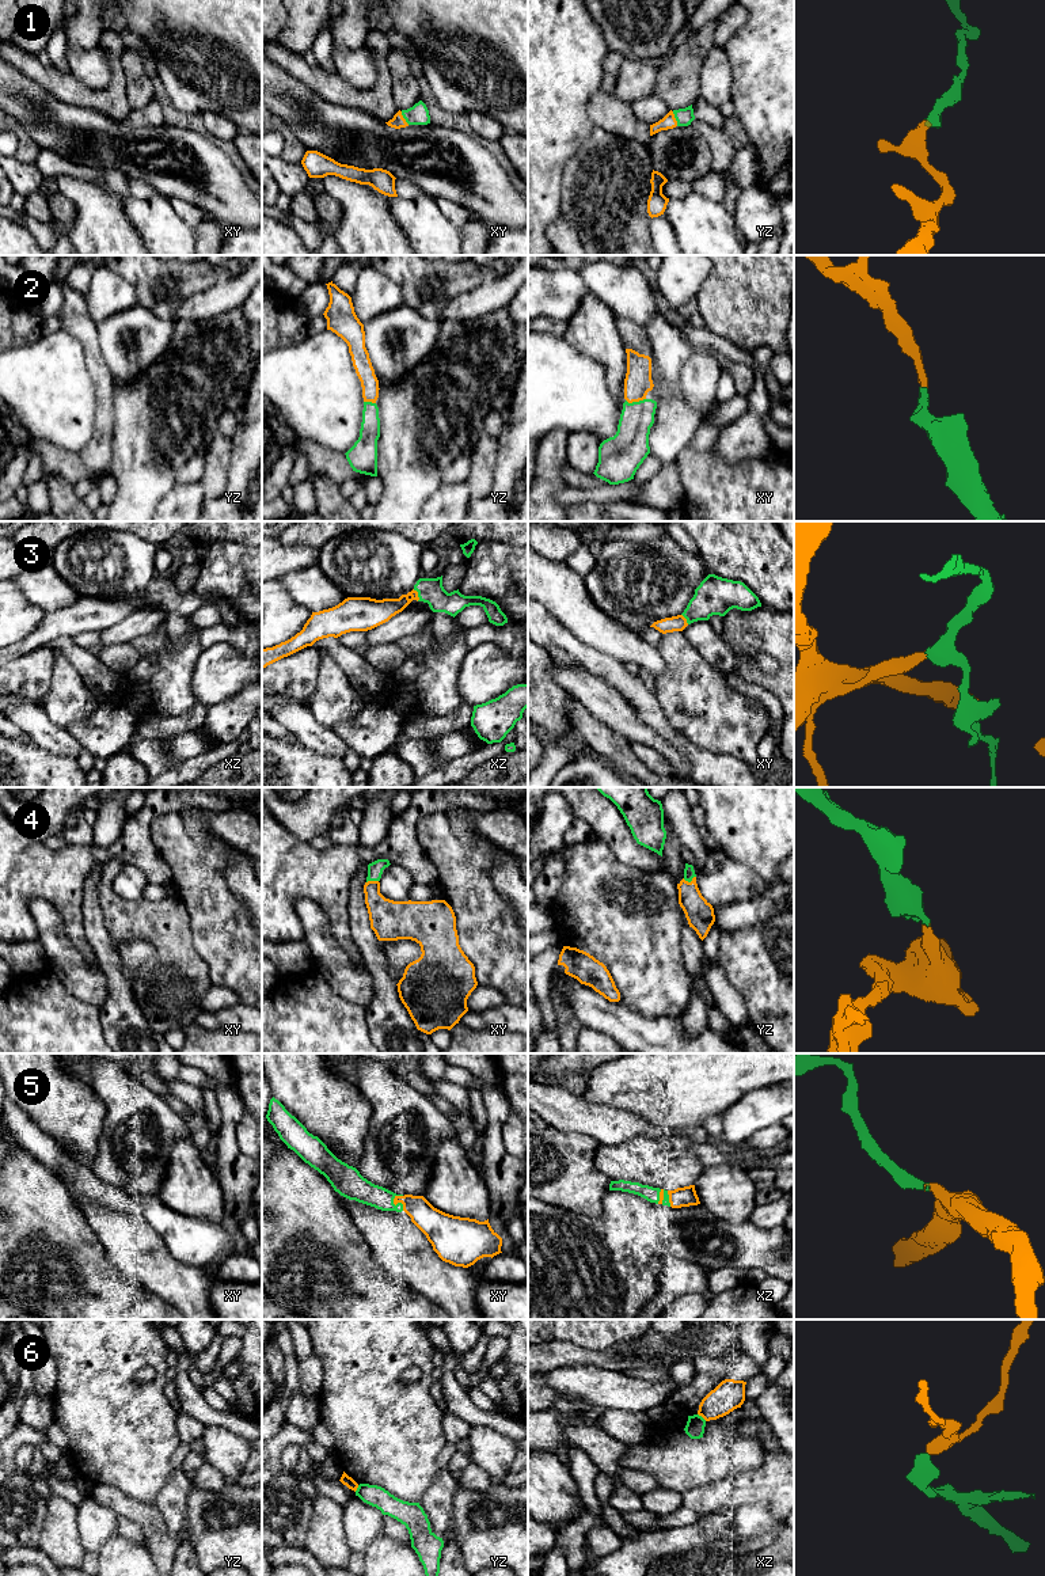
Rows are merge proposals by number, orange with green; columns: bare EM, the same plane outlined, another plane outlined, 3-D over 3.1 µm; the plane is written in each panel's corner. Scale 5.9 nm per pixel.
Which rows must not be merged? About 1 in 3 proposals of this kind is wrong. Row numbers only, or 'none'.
6

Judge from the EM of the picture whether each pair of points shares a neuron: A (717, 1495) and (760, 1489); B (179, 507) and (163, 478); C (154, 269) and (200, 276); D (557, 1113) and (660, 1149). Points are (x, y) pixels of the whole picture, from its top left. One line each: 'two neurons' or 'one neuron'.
A: one neuron
B: two neurons
C: one neuron
D: two neurons

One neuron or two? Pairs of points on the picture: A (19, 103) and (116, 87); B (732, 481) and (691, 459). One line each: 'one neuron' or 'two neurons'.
A: two neurons
B: one neuron

